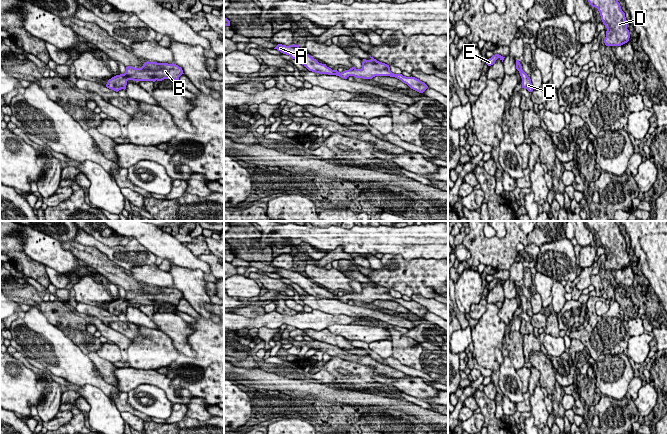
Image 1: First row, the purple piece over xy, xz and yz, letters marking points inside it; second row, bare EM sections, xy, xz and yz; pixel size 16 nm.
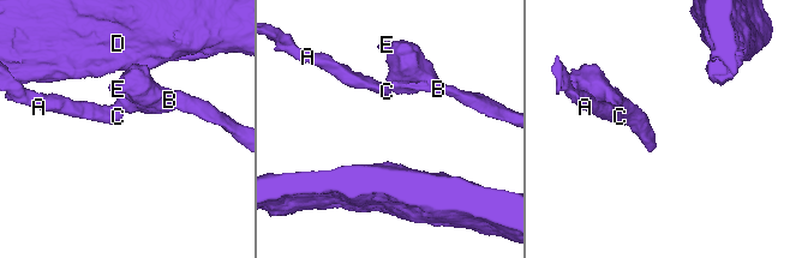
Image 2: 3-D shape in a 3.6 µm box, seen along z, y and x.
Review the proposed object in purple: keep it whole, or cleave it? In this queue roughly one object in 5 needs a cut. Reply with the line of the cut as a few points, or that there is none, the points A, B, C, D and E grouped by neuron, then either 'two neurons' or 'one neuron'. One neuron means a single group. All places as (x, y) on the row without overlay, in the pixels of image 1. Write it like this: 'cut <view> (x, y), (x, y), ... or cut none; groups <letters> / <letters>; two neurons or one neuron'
cut none; groups A B C D E; one neuron

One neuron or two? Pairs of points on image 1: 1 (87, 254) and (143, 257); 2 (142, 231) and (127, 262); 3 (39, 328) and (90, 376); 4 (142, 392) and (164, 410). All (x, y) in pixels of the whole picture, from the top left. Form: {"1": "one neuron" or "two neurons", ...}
{"1": "two neurons", "2": "two neurons", "3": "one neuron", "4": "one neuron"}

